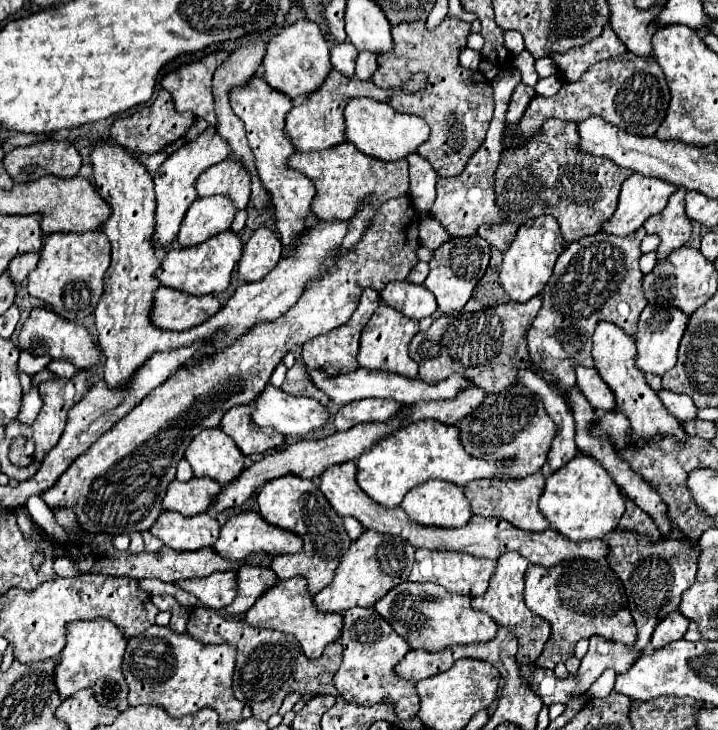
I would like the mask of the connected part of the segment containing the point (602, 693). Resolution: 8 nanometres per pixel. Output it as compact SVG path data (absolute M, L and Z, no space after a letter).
M606 669L600 679L596 683L592 683L592 687L588 689L588 697L608 697L614 689L614 679L616 679L616 673L612 669Z

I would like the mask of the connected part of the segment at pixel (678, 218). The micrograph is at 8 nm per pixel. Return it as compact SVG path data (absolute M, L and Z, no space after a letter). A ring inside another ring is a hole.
M678 187L678 191L670 197L666 209L644 223L646 233L660 237L660 245L656 249L656 263L666 261L666 257L674 249L684 247L690 239L692 225L684 213L684 193L686 189Z

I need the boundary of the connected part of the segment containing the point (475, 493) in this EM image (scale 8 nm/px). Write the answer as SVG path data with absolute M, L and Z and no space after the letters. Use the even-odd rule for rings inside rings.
M538 471L534 475L528 475L524 479L476 479L468 485L464 485L464 495L468 497L472 505L474 515L484 515L484 517L502 517L508 523L512 523L518 529L524 531L544 531L550 527L546 517L538 509L538 499L544 491L544 475Z

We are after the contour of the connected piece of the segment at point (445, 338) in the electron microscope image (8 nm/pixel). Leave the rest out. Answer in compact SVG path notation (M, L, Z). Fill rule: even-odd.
M532 297L532 301L526 303L510 301L506 305L496 305L476 313L456 313L434 319L432 327L428 331L418 331L410 343L410 357L420 367L418 377L426 383L436 383L452 373L458 373L488 393L500 393L518 383L516 373L520 369L530 369L554 385L554 379L548 377L548 373L530 363L526 345L526 333L540 311L540 305L542 299Z

